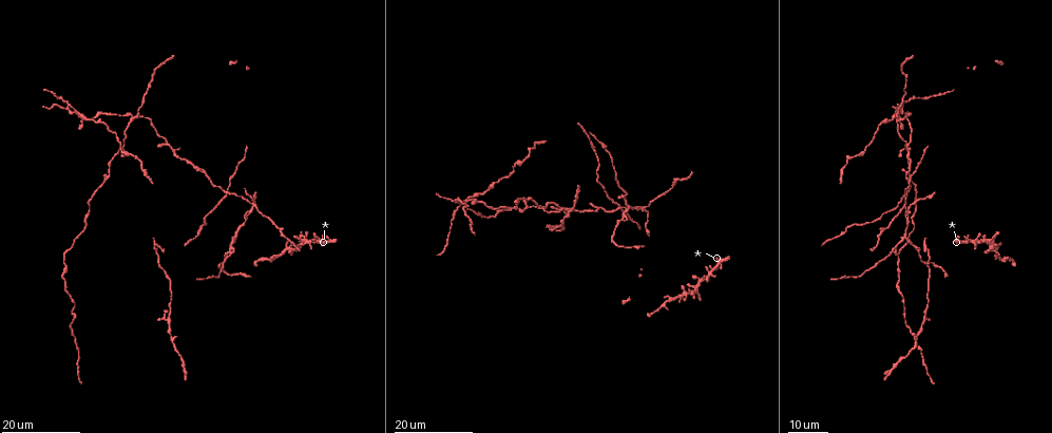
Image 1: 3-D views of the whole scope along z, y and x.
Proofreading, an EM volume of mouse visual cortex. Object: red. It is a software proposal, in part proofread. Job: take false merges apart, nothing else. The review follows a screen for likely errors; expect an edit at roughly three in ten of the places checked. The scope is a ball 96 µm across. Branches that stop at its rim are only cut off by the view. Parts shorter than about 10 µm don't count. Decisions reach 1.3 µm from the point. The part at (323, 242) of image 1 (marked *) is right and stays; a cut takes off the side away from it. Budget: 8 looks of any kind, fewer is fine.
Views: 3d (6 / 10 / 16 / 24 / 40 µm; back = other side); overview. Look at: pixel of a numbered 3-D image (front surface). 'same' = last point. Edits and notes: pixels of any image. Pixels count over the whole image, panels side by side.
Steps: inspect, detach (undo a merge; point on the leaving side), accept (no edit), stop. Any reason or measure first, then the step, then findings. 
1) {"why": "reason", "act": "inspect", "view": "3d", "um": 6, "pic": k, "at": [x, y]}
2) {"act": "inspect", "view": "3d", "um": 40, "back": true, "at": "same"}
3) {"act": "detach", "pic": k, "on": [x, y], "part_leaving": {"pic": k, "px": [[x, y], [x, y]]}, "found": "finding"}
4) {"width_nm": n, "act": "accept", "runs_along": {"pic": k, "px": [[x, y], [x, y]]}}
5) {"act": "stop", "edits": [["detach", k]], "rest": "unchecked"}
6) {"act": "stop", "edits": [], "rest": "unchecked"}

{"why": "looks like a crossing", "act": "inspect", "view": "3d", "um": 16, "pic": 1, "at": [227, 192]}

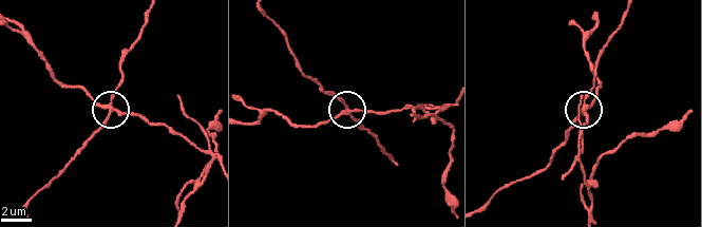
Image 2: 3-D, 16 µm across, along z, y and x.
{"why": "zoom in", "act": "inspect", "view": "3d", "um": 6, "pic": 2, "at": [347, 107]}

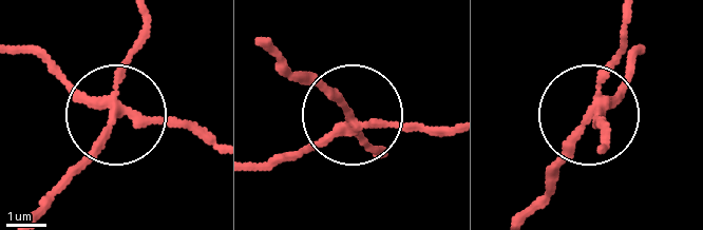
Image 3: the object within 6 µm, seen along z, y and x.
{"arms": 4, "act": "detach", "pic": 3, "on": [94, 157], "found": "a second neuron is stuck on"}

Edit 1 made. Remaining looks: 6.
{"why": "four or more arms meet", "act": "inspect", "view": "3d", "um": 16, "pic": 1, "at": [906, 206]}

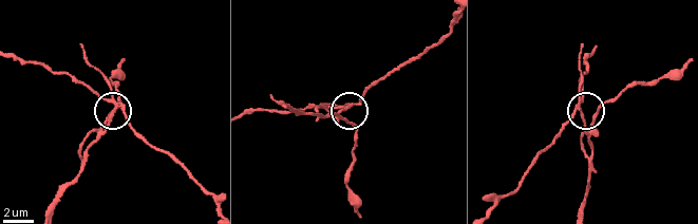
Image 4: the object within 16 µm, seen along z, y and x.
{"act": "inspect", "view": "3d", "um": 6, "pic": 4, "at": [578, 105]}

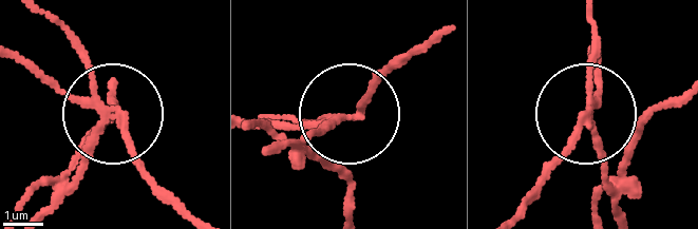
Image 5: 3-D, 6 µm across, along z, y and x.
{"width_nm": 170, "act": "detach", "pic": 5, "on": [319, 157], "found": "a second neuron is stuck on"}

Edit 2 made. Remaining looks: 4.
{"why": "side arm on a straight run", "act": "inspect", "view": "3d", "um": 24, "pic": 1, "at": [525, 197]}

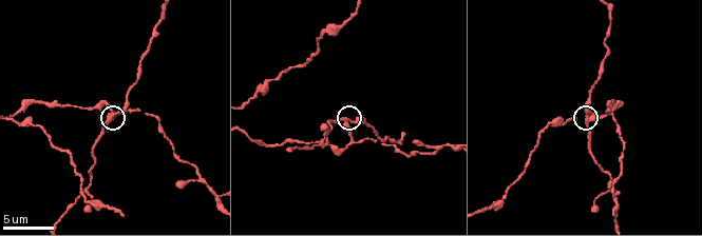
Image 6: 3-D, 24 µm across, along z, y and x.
{"act": "inspect", "view": "3d", "um": 10, "pic": 6, "at": [587, 117]}

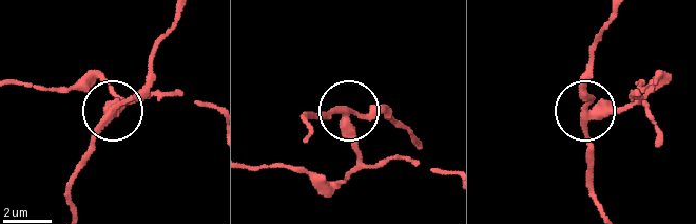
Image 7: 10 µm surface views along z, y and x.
{"act": "detach", "pic": 7, "on": [94, 150], "part_leaving": {"pic": 7, "px": [[108, 116], [76, 175], [72, 211]]}, "found": "two neurons meet here"}

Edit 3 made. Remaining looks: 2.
{"why": "side arm on a straight run", "act": "inspect", "view": "3d", "um": 16, "pic": 1, "at": [66, 104]}

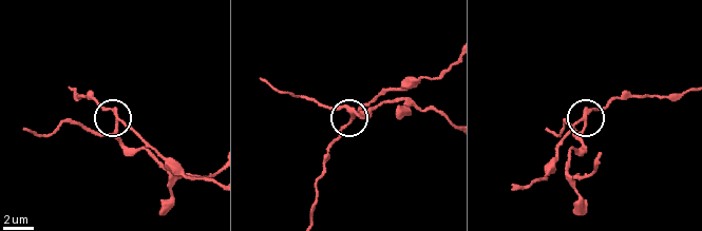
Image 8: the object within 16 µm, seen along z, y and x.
{"act": "inspect", "view": "3d", "um": 10, "pic": 8, "at": [117, 117]}

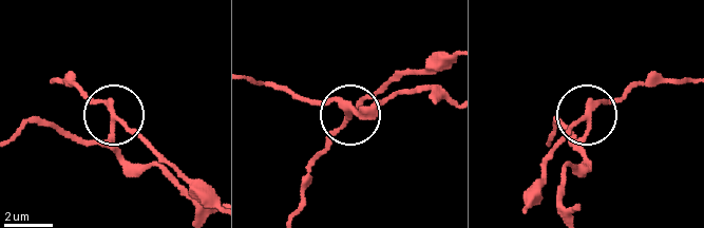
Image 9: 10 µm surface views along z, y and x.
{"side_arm_um": 17, "arms": 3, "act": "detach", "pic": 9, "on": [129, 131], "found": "a second neuron is stuck on"}

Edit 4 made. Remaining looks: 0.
{"act": "stop", "edits": [["detach", 3], ["detach", 5], ["detach", 7], ["detach", 9]], "rest": "unchecked"}

